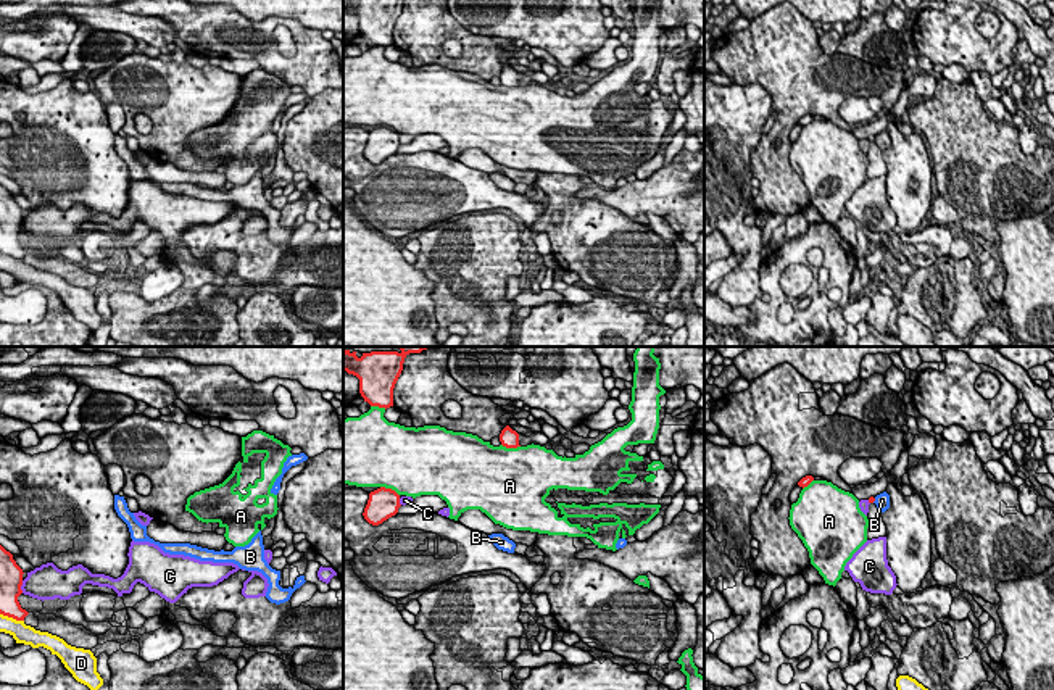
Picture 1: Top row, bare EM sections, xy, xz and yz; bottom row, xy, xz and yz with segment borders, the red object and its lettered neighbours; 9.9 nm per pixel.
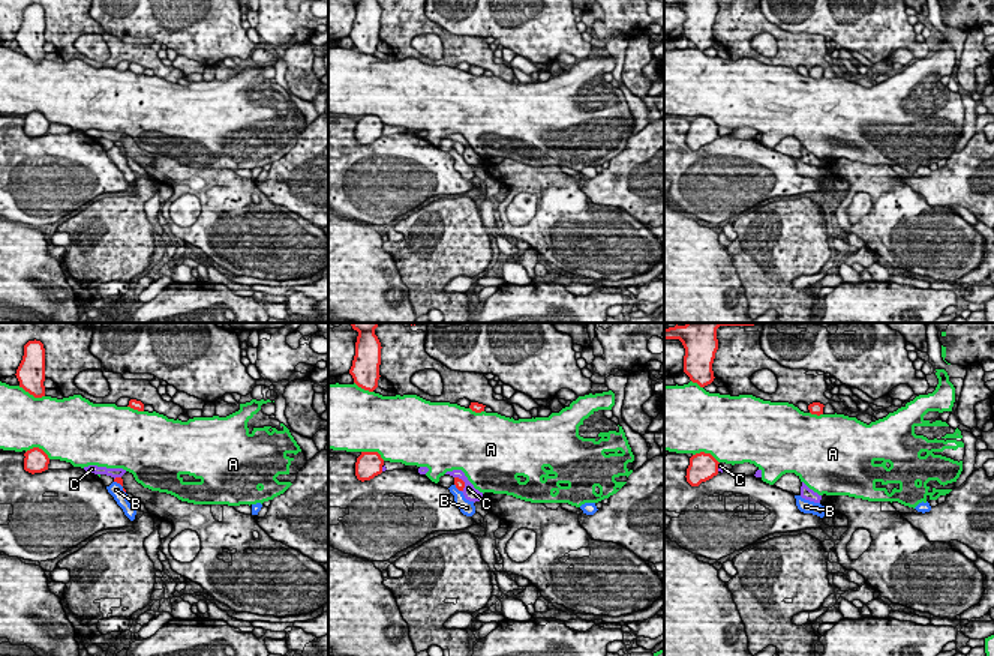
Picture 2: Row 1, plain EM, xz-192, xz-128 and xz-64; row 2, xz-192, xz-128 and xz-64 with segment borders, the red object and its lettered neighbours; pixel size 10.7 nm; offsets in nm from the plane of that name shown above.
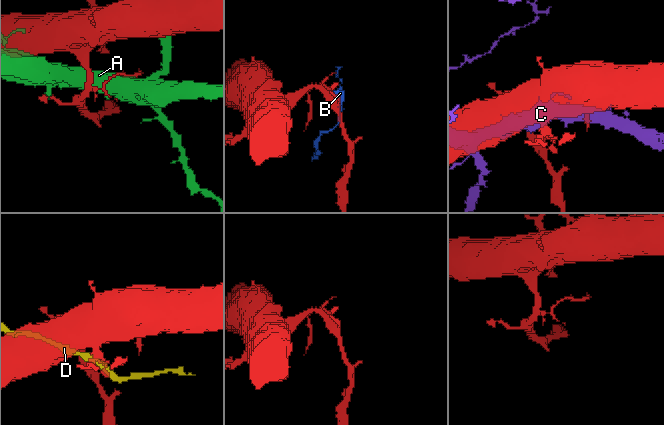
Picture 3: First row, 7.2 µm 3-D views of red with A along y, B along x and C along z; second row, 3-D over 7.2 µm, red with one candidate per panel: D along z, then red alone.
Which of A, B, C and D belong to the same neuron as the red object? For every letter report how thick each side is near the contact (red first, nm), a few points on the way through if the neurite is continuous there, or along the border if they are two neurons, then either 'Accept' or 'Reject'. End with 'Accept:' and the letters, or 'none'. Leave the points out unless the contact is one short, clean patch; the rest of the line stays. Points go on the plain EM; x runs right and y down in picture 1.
A: Thickness 190 nm (red) against 480 nm. Reject
B: Thickness 60 nm (red) against 140 nm. Boundary: yz (875, 137), (872, 141). Reject
C: Thickness 220 nm (red) against 340 nm. Reject
D: Thickness 200 nm (red) against 190 nm. Reject
Accept: none

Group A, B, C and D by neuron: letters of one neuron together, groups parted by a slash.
A / B / C / D

